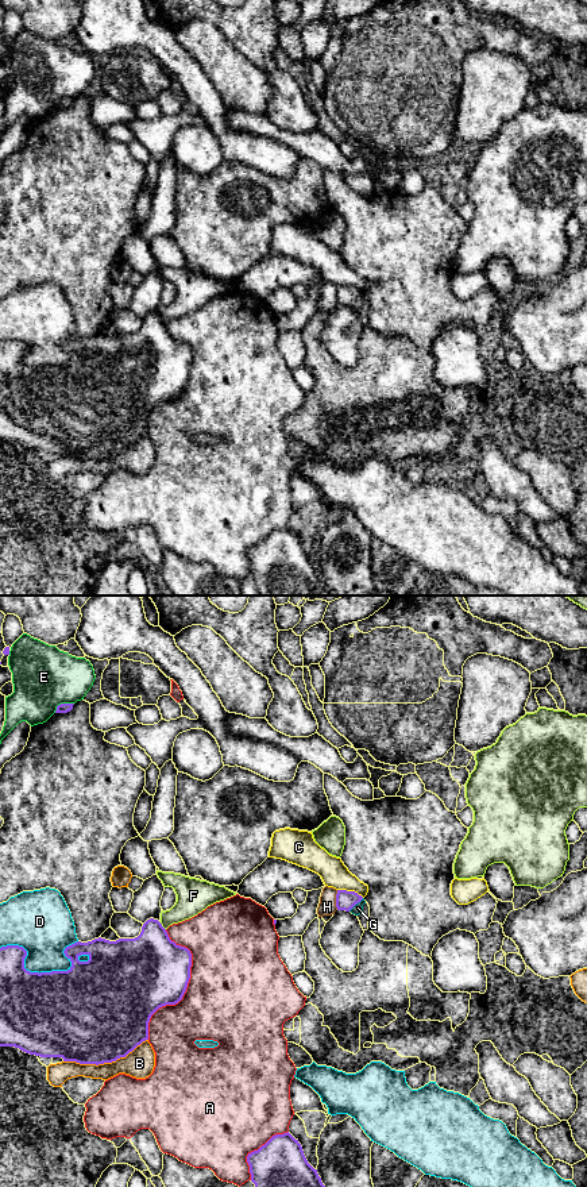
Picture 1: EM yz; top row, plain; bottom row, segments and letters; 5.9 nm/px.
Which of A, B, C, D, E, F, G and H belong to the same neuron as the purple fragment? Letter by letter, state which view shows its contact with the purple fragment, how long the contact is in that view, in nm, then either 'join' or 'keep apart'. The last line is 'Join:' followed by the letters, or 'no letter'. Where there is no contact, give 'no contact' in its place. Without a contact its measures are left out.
A: yz | 650 nm | keep apart
B: yz | 500 nm | keep apart
C: yz | 170 nm | keep apart
D: yz | 460 nm | keep apart
E: yz | 130 nm | keep apart
F: yz | 60 nm | keep apart
G: yz | 120 nm | keep apart
H: yz | 120 nm | keep apart
Join: no letter

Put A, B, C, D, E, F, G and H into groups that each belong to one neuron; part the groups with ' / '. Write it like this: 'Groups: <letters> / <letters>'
Groups: A / B / C / D / E H / F / G

